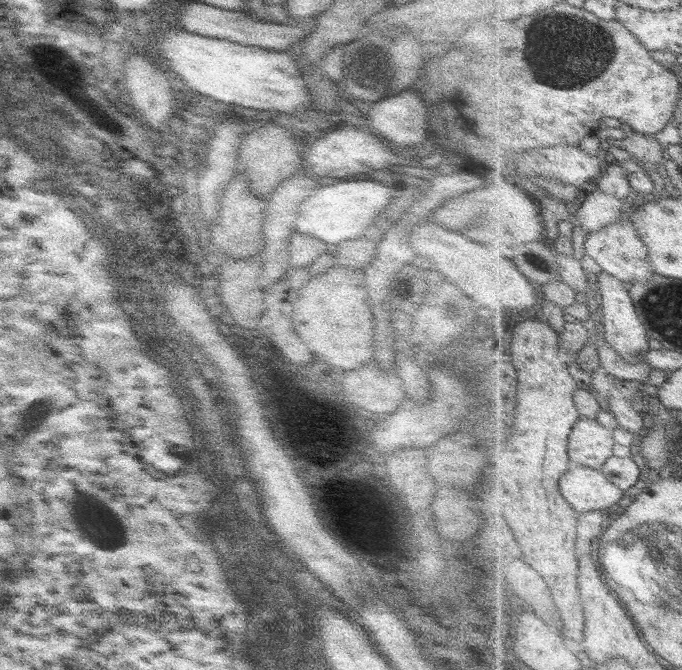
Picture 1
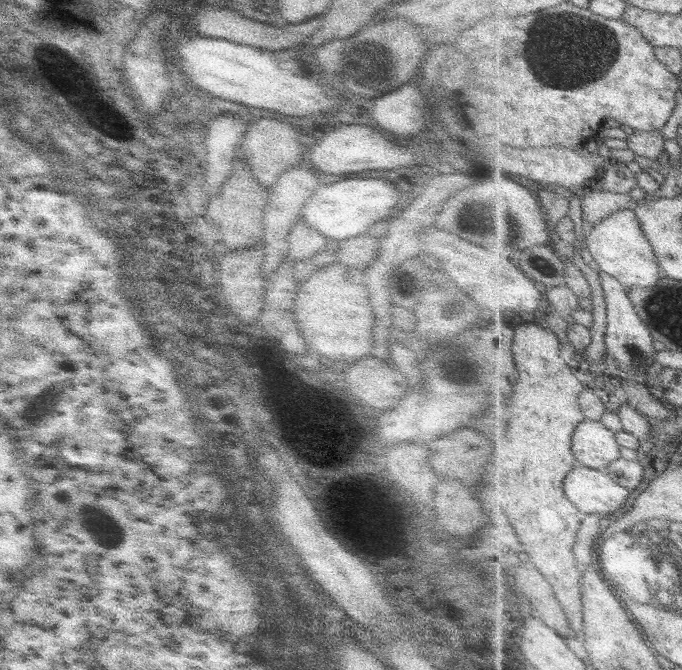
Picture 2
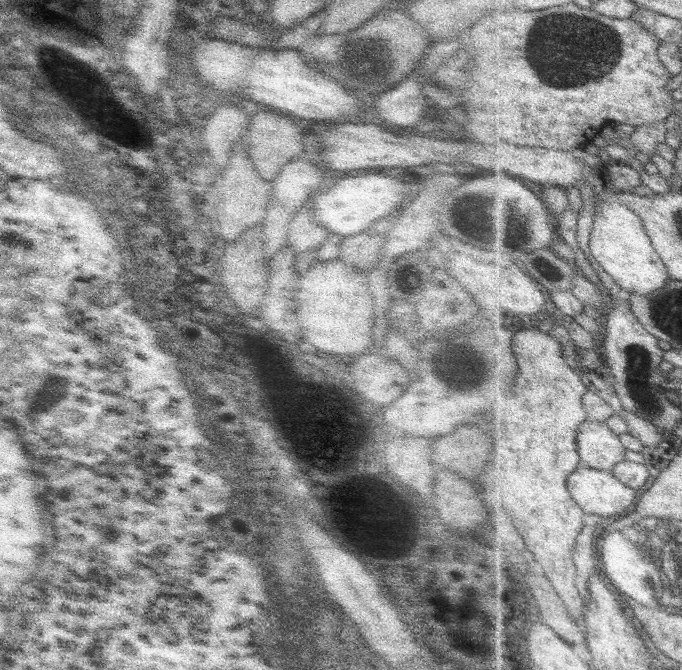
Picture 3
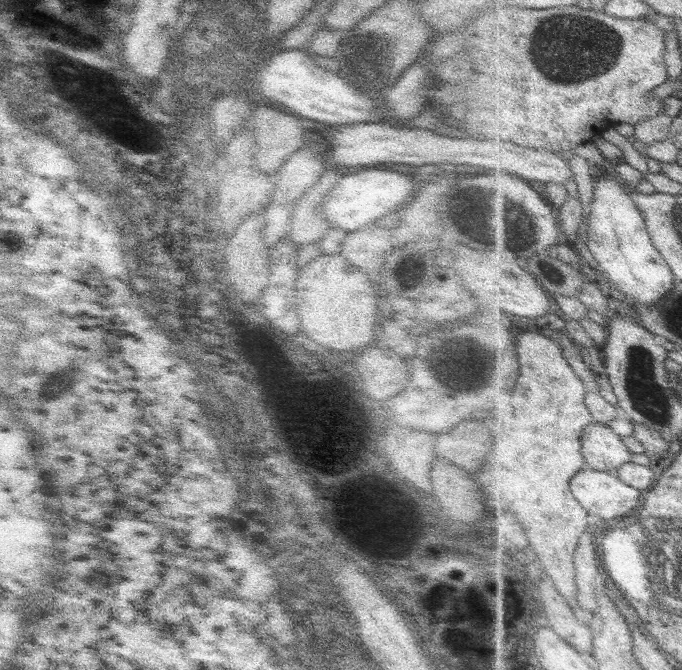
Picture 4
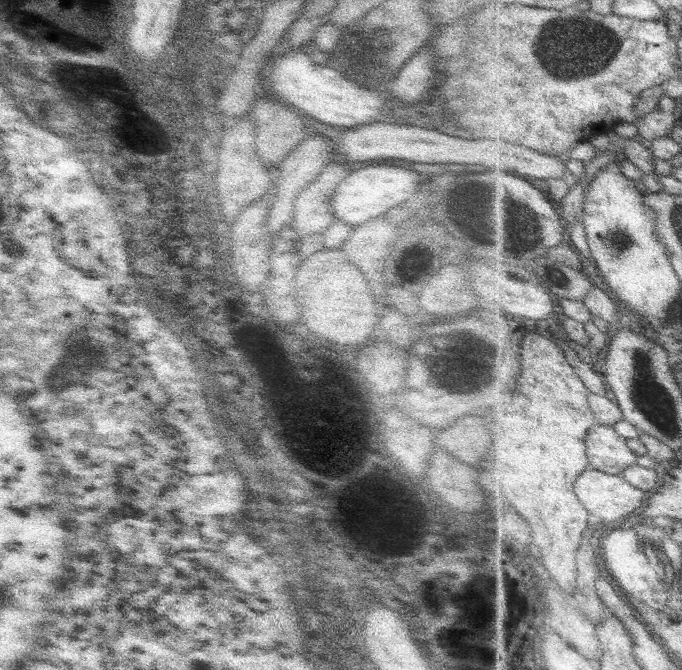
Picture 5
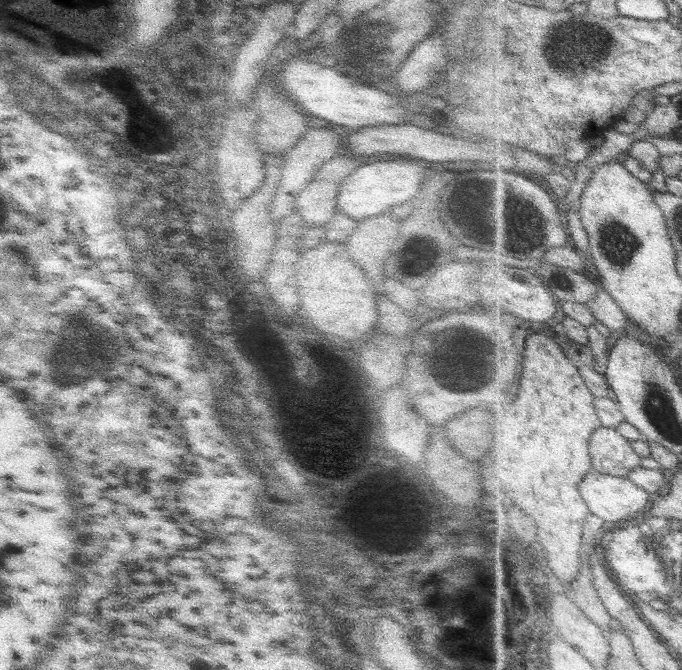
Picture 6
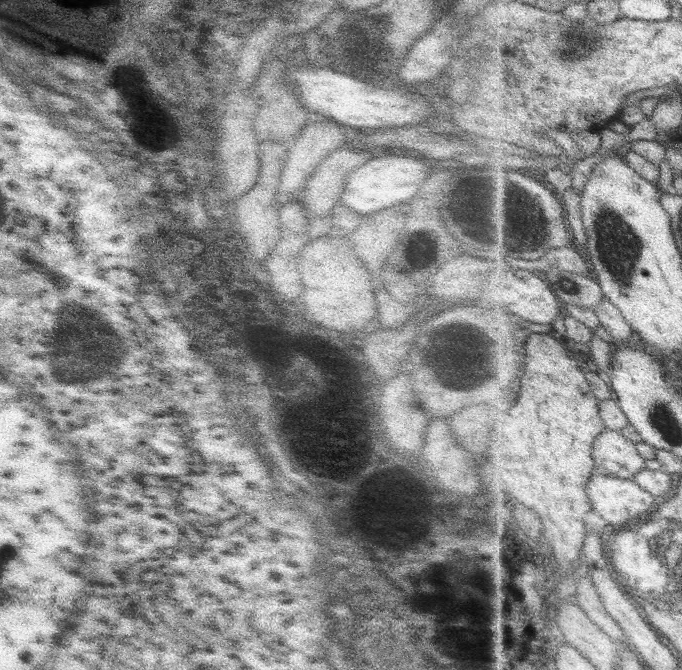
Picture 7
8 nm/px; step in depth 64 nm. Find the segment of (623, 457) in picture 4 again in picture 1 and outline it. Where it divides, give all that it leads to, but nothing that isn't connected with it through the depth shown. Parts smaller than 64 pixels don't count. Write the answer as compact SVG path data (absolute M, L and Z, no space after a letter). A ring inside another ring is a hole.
M581 416L575 423L568 450L573 464L601 470L613 457L614 430L602 426L596 419Z

